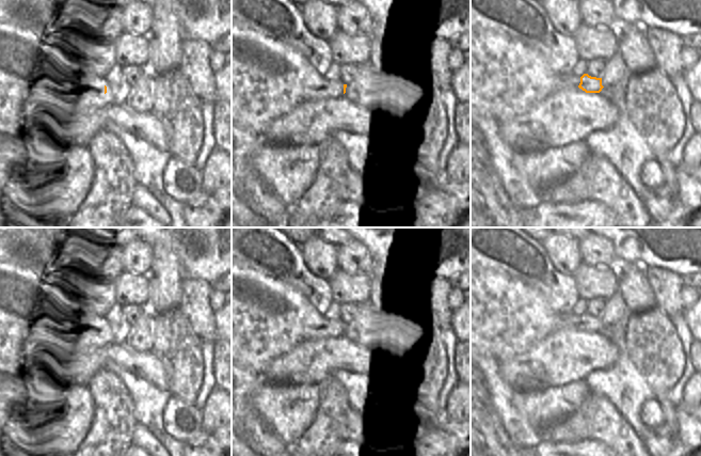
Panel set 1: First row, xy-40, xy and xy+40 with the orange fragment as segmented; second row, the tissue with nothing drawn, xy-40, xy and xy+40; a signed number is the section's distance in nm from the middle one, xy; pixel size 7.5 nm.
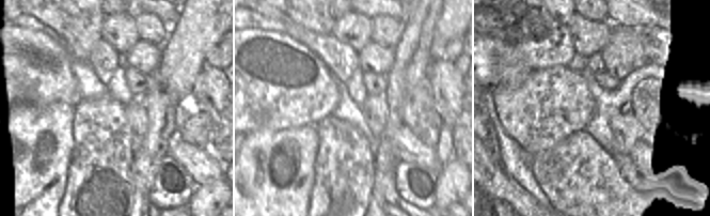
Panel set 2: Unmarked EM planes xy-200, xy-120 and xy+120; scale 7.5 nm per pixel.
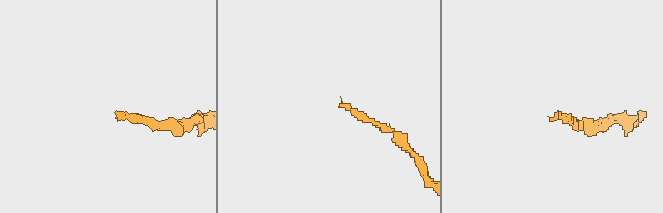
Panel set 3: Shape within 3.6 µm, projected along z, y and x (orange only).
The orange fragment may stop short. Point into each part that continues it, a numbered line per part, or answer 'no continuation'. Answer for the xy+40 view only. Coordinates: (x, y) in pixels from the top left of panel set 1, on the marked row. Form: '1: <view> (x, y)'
1: xy+40 (507, 77)

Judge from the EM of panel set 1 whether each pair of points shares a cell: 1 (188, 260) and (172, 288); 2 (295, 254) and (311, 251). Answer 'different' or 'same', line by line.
1: different
2: different

